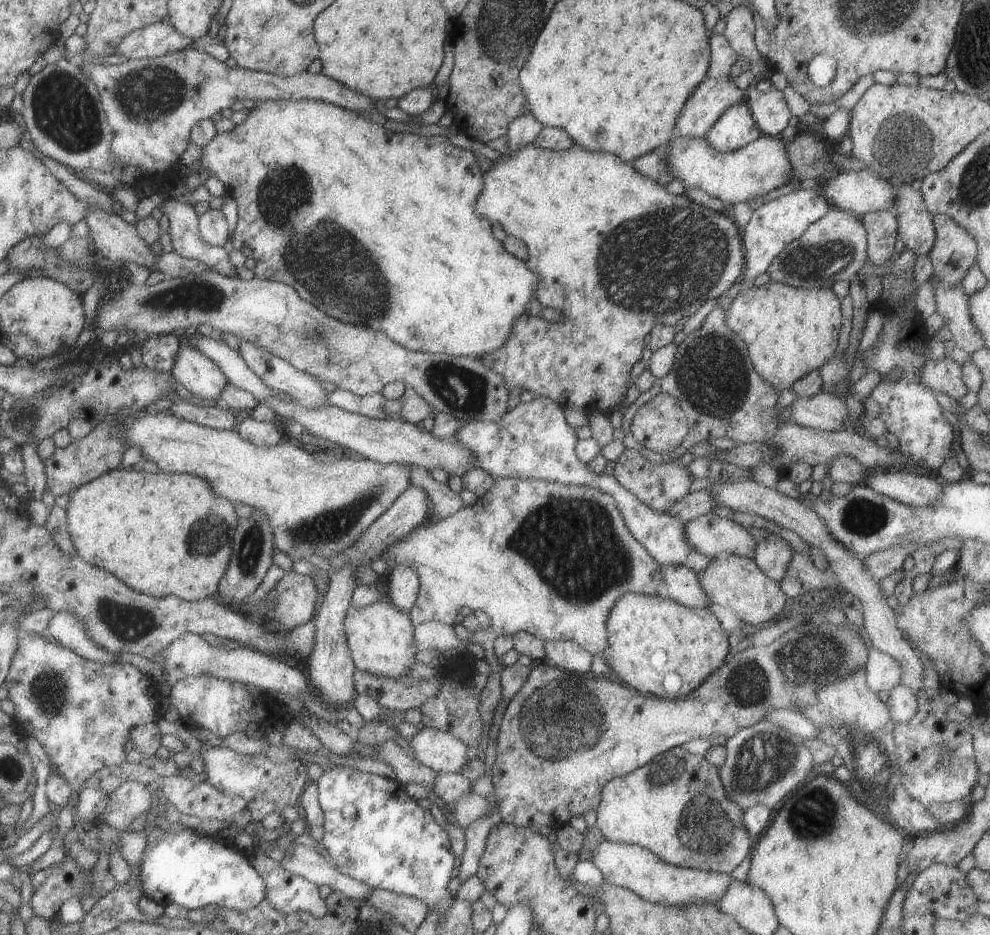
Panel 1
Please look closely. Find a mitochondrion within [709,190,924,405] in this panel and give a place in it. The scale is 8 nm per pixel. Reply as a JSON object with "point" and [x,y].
{"point":[814,260]}

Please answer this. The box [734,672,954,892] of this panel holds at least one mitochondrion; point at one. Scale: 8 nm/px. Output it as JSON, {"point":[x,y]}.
{"point":[874,773]}

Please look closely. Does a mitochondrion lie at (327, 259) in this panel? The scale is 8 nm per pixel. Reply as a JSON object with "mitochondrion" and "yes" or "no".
{"mitochondrion":"yes"}

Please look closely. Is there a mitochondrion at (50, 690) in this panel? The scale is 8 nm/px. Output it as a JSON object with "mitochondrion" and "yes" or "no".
{"mitochondrion":"yes"}

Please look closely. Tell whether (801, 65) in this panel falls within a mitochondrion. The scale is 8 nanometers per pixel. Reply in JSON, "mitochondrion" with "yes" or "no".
{"mitochondrion":"no"}

